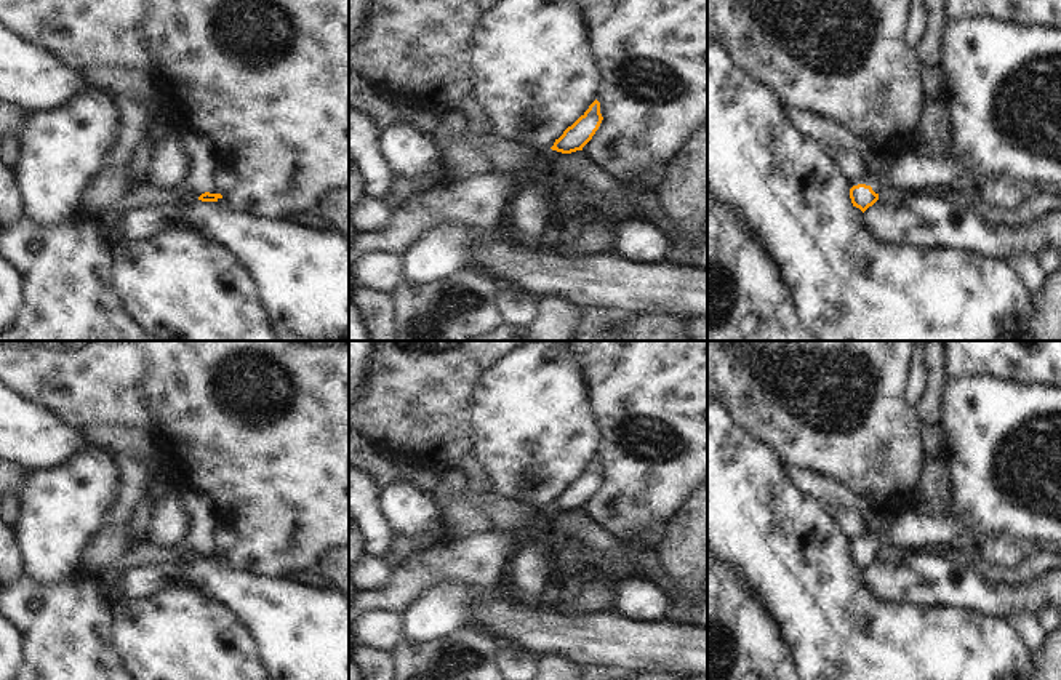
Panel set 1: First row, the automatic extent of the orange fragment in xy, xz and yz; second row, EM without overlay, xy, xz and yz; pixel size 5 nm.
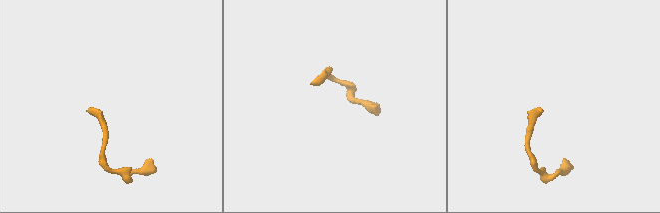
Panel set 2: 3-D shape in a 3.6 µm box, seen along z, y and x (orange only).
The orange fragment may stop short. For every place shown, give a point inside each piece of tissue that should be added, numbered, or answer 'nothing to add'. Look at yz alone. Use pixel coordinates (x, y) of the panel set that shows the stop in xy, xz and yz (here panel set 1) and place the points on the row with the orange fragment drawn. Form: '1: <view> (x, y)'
1: yz (829, 133)

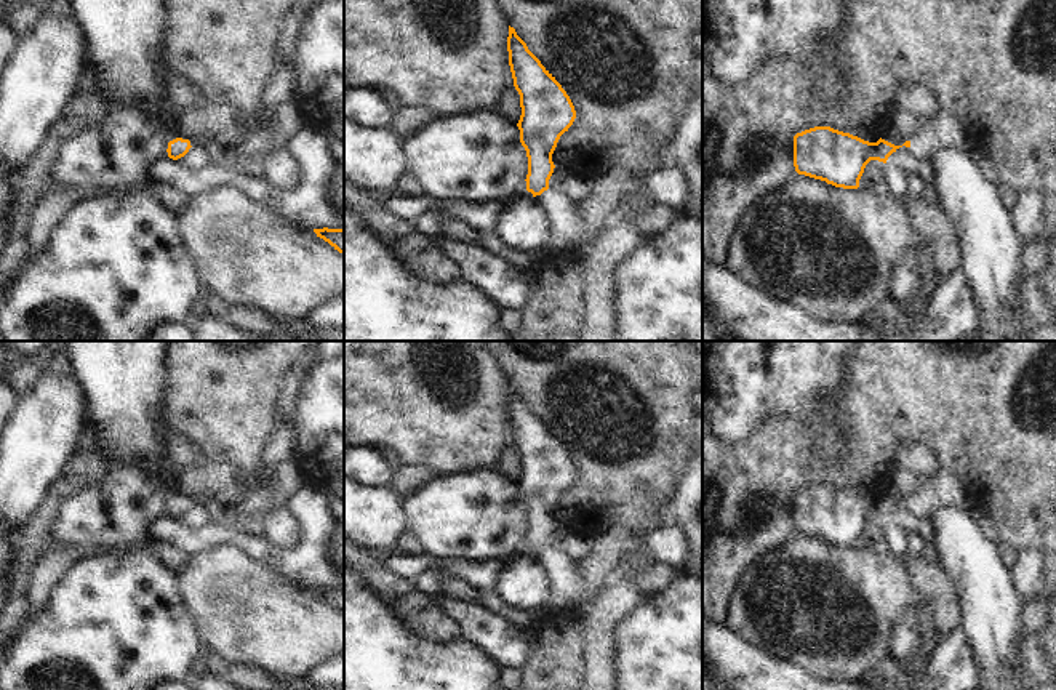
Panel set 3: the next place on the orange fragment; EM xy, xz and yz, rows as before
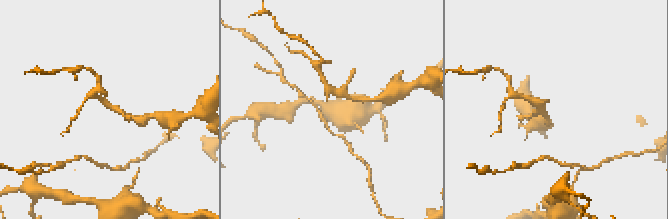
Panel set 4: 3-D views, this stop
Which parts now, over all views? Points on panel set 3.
1: xz (565, 228)

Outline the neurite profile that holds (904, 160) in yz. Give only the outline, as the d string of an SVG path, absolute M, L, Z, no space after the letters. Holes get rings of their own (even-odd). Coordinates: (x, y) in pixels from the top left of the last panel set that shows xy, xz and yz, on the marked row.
M896 149L886 160L886 165L894 166L907 175L920 173L922 162L909 150Z

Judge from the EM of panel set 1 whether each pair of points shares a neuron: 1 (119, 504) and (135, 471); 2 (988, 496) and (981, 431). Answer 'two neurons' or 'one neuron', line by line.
1: one neuron
2: one neuron

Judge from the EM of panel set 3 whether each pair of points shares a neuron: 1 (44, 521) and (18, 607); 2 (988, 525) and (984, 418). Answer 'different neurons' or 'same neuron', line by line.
1: same neuron
2: different neurons

